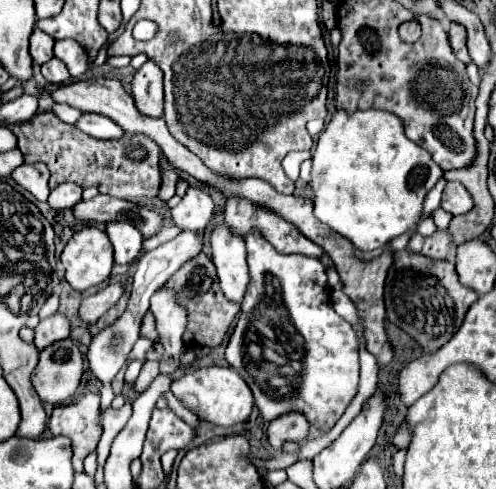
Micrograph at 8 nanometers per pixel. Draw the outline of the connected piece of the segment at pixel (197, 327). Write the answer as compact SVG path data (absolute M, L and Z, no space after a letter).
M200 252L194 260L188 260L174 276L170 276L170 280L164 286L176 290L178 304L182 304L188 312L188 326L186 326L186 332L182 336L184 346L190 350L202 348L202 346L206 346L206 348L220 346L230 324L234 322L236 314L240 312L240 306L234 302L228 302L222 296L216 268L214 268L212 260L204 252Z

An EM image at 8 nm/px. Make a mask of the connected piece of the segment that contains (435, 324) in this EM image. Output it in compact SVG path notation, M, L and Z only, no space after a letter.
M398 250L394 252L394 262L388 270L386 298L390 304L406 304L406 312L396 316L396 324L430 354L454 336L470 304L478 300L478 294L458 282L452 262L438 262L410 250Z

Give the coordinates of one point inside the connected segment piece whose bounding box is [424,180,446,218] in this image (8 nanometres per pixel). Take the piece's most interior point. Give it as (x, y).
(433, 199)

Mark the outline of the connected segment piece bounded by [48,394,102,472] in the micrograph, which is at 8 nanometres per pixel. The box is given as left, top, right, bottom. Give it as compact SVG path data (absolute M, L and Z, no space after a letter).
M86 394L76 402L56 406L50 416L50 432L54 436L68 436L72 440L72 464L76 472L82 472L84 458L96 450L102 436L102 428L98 426L98 408L100 396Z

